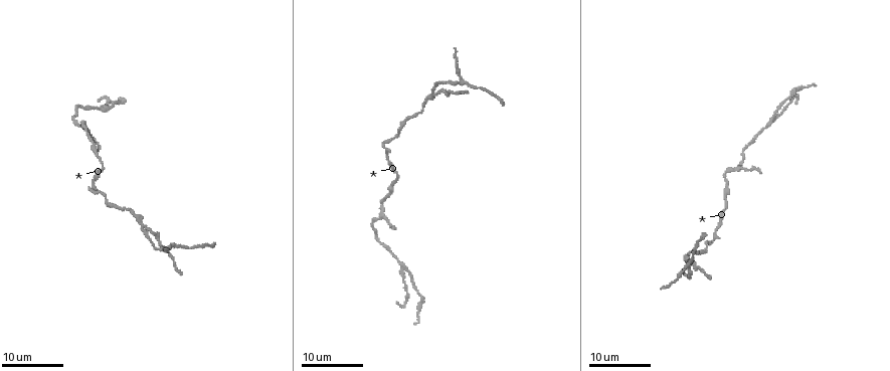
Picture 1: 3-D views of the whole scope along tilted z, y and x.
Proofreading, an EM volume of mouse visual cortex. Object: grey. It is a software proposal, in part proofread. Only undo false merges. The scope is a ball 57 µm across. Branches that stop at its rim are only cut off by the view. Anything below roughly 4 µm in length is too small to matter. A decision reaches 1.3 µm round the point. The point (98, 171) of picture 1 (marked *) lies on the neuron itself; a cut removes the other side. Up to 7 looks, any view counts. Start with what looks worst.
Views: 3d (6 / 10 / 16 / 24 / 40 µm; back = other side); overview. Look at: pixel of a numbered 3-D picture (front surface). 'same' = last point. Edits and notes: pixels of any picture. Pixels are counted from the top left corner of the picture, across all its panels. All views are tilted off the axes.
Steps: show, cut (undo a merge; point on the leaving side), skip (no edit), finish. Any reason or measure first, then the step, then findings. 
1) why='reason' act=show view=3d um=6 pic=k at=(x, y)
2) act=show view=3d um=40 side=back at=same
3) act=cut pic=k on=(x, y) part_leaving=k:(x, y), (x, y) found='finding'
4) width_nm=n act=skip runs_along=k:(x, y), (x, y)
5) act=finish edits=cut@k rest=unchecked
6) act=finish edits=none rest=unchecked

why='three-way junction' act=show view=3d um=16 pic=1 at=(435, 94)

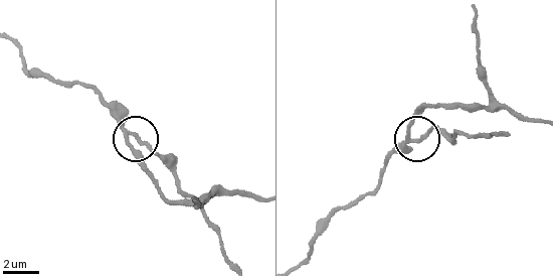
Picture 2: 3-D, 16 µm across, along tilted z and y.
why='closer look' act=show view=3d um=6 pic=2 at=(416, 140)

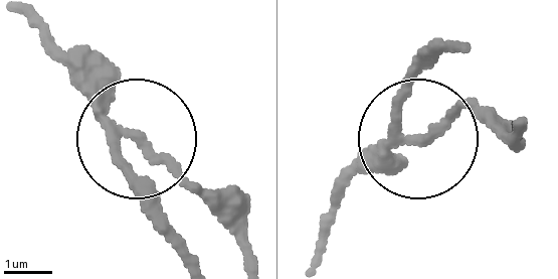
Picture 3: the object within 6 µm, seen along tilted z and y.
arms=3 act=cut pic=3 on=(174, 174) part_leaving=3:(127, 137), (250, 263) found='two neurons meet here'

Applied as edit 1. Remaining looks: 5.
act=show view=overview

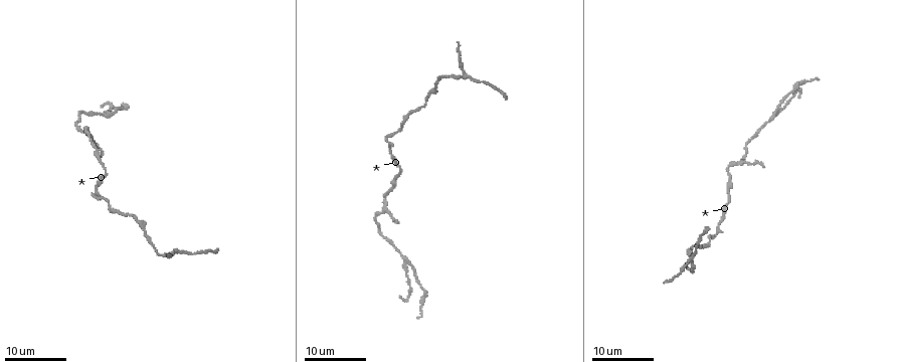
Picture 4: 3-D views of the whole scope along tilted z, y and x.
why='looks like a crossing' act=show view=3d um=24 pic=4 at=(112, 114)

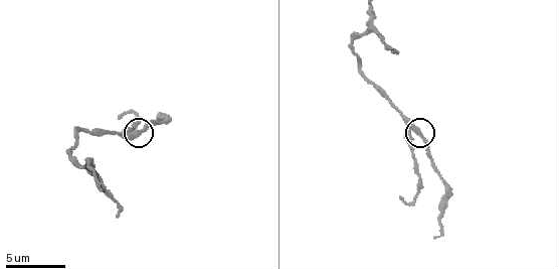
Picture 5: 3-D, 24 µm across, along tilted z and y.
why='zoom in' act=show view=3d um=6 pic=5 at=(134, 132)

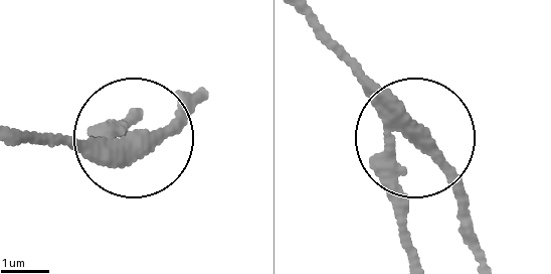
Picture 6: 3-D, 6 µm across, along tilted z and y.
arms=4 act=skip runs_along=6:(307, 15), (414, 137), (399, 242) found='one neuron here'

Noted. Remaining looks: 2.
why='three arms meet' act=show view=3d um=10 pic=5 at=(369, 30)

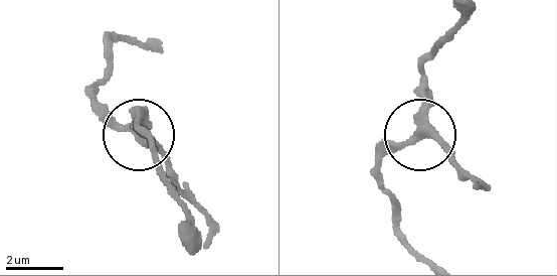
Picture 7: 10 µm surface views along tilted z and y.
act=show view=3d um=6 pic=7 at=(424, 131)

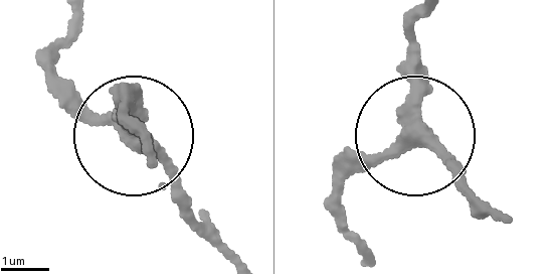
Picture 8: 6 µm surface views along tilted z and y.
act=skip found='all the same neuron'

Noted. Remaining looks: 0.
act=finish edits=cut@3 rest=unchecked

